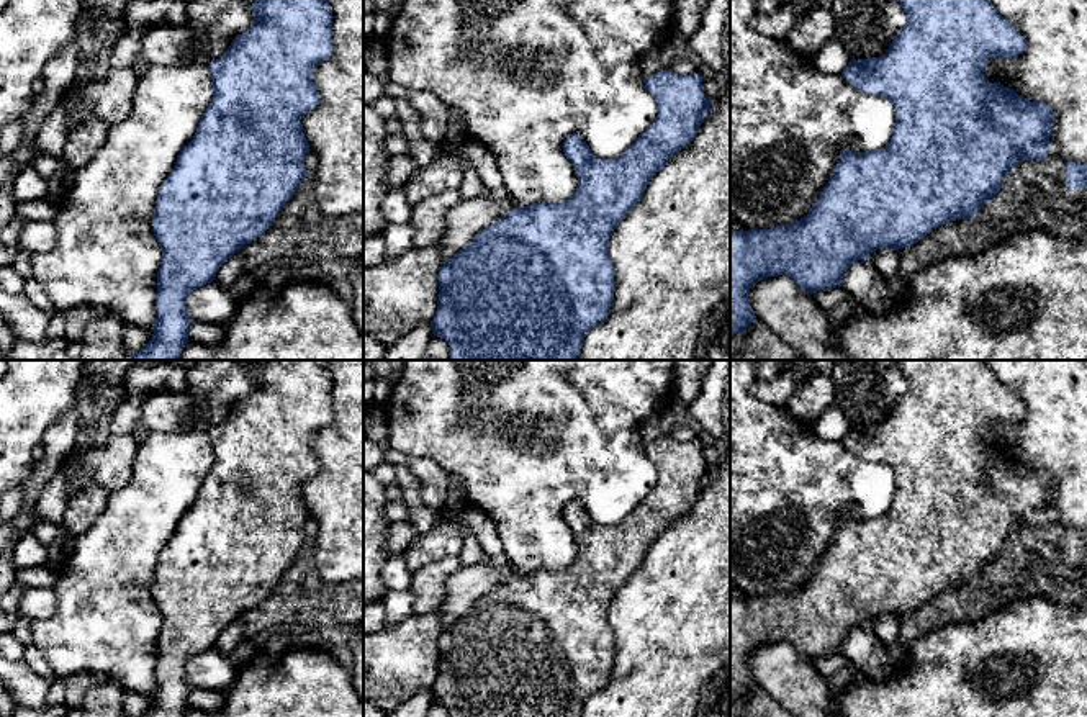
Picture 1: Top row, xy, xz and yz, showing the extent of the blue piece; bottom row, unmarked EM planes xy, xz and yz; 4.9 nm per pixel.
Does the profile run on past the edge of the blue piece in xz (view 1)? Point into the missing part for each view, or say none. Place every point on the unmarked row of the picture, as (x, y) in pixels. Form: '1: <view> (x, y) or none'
1: none

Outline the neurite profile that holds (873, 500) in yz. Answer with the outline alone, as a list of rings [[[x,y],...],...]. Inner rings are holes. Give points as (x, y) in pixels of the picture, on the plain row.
[[[730,360],[730,588],[742,598],[787,593],[817,570],[840,527],[840,517],[882,516],[892,504],[895,478],[881,462],[866,462],[841,440],[819,439],[787,406],[753,398],[746,386],[756,380],[758,360]]]

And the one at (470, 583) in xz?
[[[486,560],[476,565],[462,566],[445,584],[444,602],[439,609],[442,625],[447,627],[462,617],[473,604],[503,584],[507,578],[522,571],[512,568],[494,568]]]

